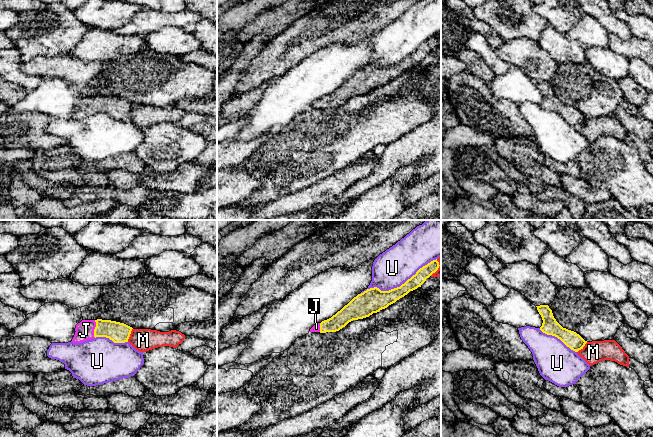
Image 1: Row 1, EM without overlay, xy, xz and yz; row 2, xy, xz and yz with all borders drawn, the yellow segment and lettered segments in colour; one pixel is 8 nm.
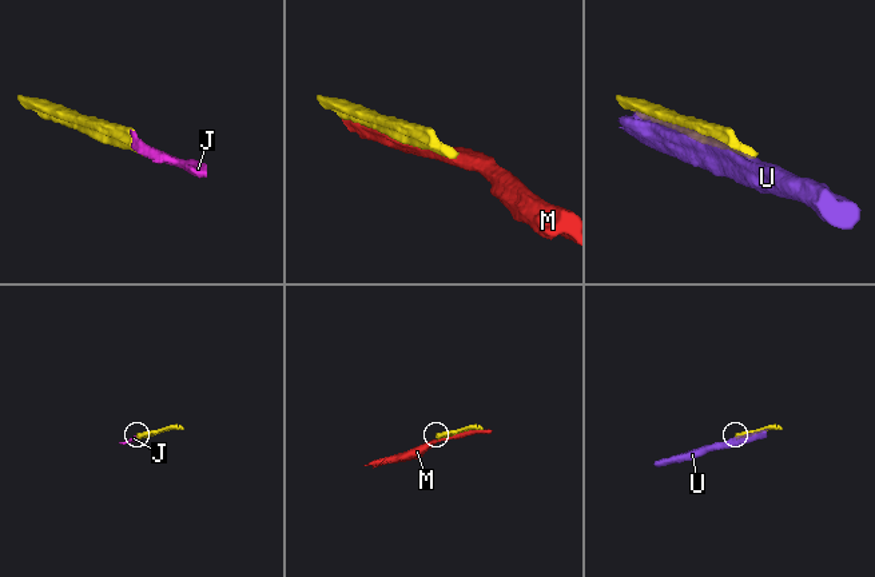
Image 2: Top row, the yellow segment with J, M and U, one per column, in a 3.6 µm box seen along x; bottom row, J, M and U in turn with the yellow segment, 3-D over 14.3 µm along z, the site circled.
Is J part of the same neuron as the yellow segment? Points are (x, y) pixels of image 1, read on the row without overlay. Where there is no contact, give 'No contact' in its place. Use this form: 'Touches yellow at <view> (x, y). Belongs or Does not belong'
Touches yellow at xy (94, 105). Belongs

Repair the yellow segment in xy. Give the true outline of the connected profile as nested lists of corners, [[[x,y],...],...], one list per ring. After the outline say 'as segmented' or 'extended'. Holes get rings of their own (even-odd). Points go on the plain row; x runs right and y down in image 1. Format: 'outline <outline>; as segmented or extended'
outline [[[82,96],[76,101],[74,119],[81,119],[96,113],[106,113],[114,119],[128,118],[132,103],[111,96]]]; extended

